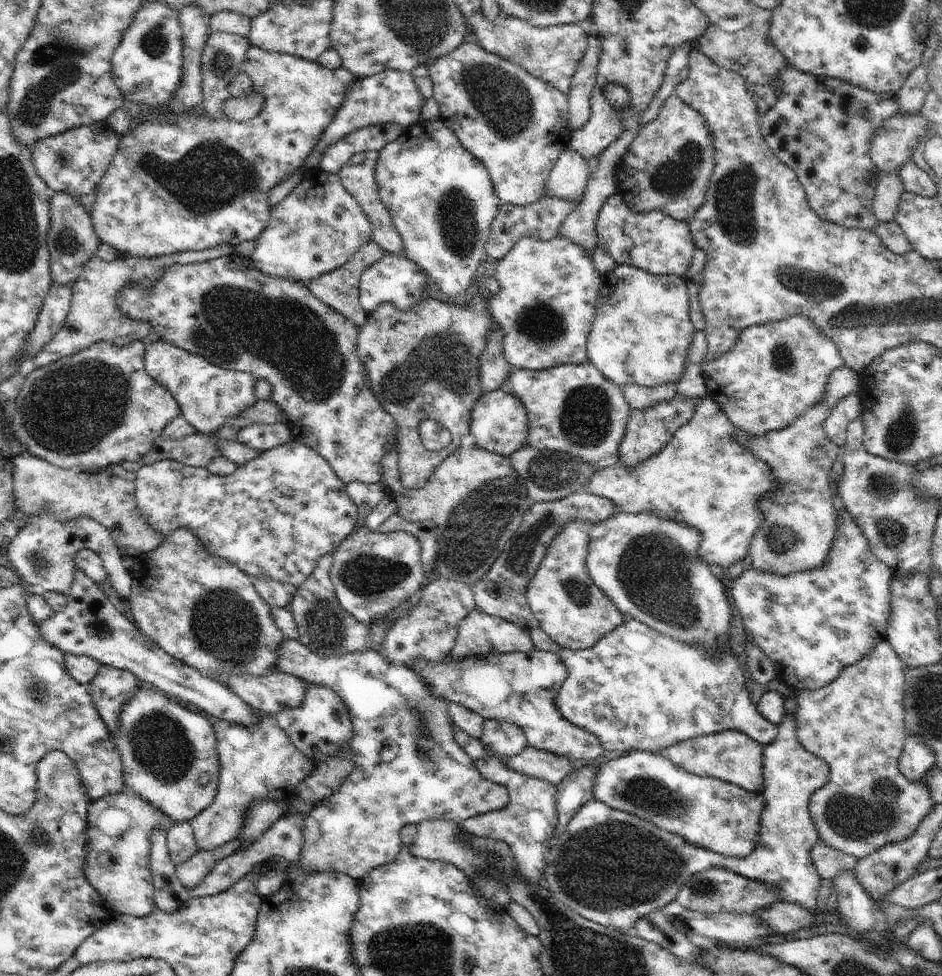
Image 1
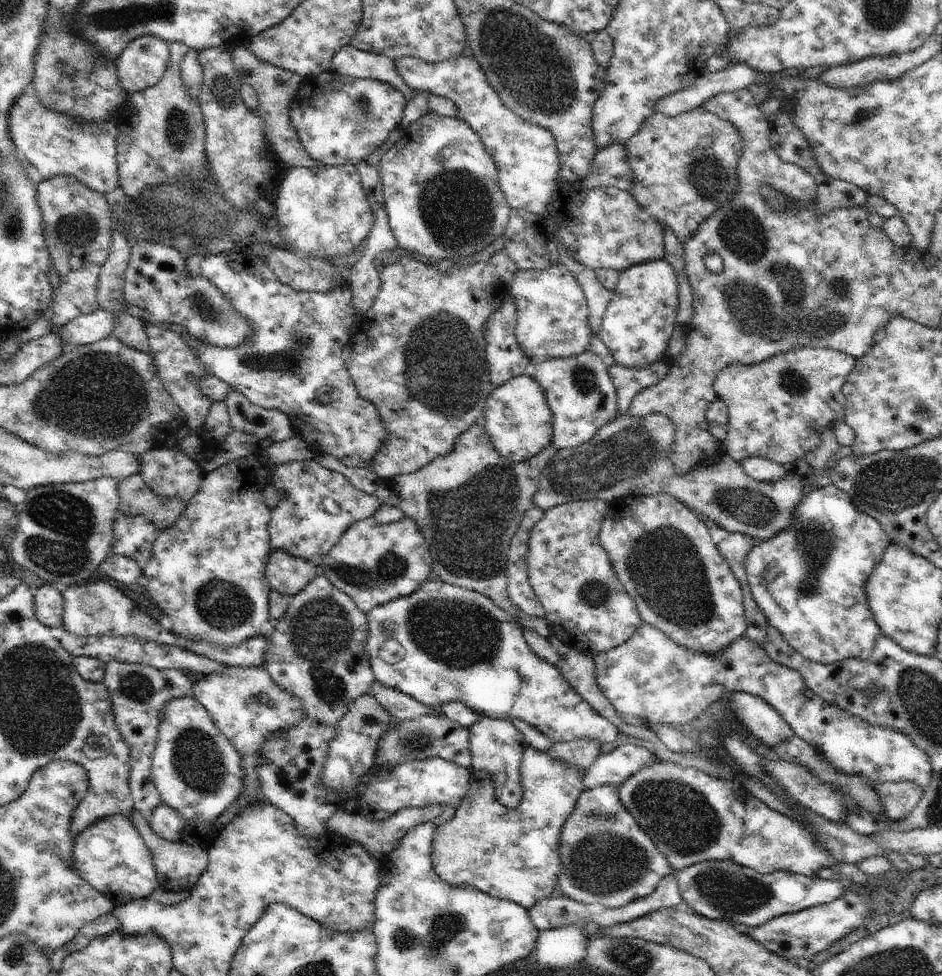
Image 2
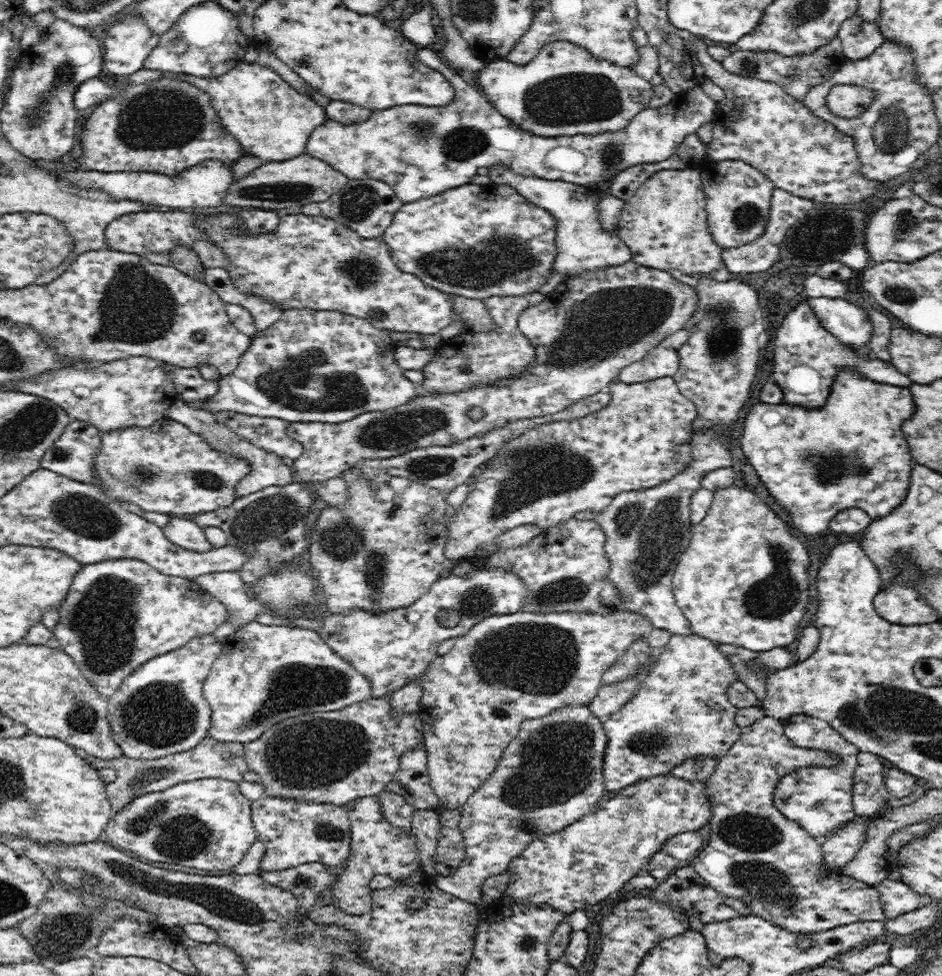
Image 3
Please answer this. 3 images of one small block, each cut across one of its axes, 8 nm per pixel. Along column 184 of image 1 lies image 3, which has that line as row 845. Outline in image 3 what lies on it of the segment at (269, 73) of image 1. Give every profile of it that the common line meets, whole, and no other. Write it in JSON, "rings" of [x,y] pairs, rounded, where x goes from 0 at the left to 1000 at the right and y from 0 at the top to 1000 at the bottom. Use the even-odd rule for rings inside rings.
{"rings":[[[214,797],[185,803],[171,811],[146,816],[120,834],[111,846],[111,853],[125,871],[140,873],[154,881],[191,885],[210,891],[246,891],[261,877],[263,870],[273,862],[266,837],[268,820],[259,817],[254,802],[235,797]]]}

